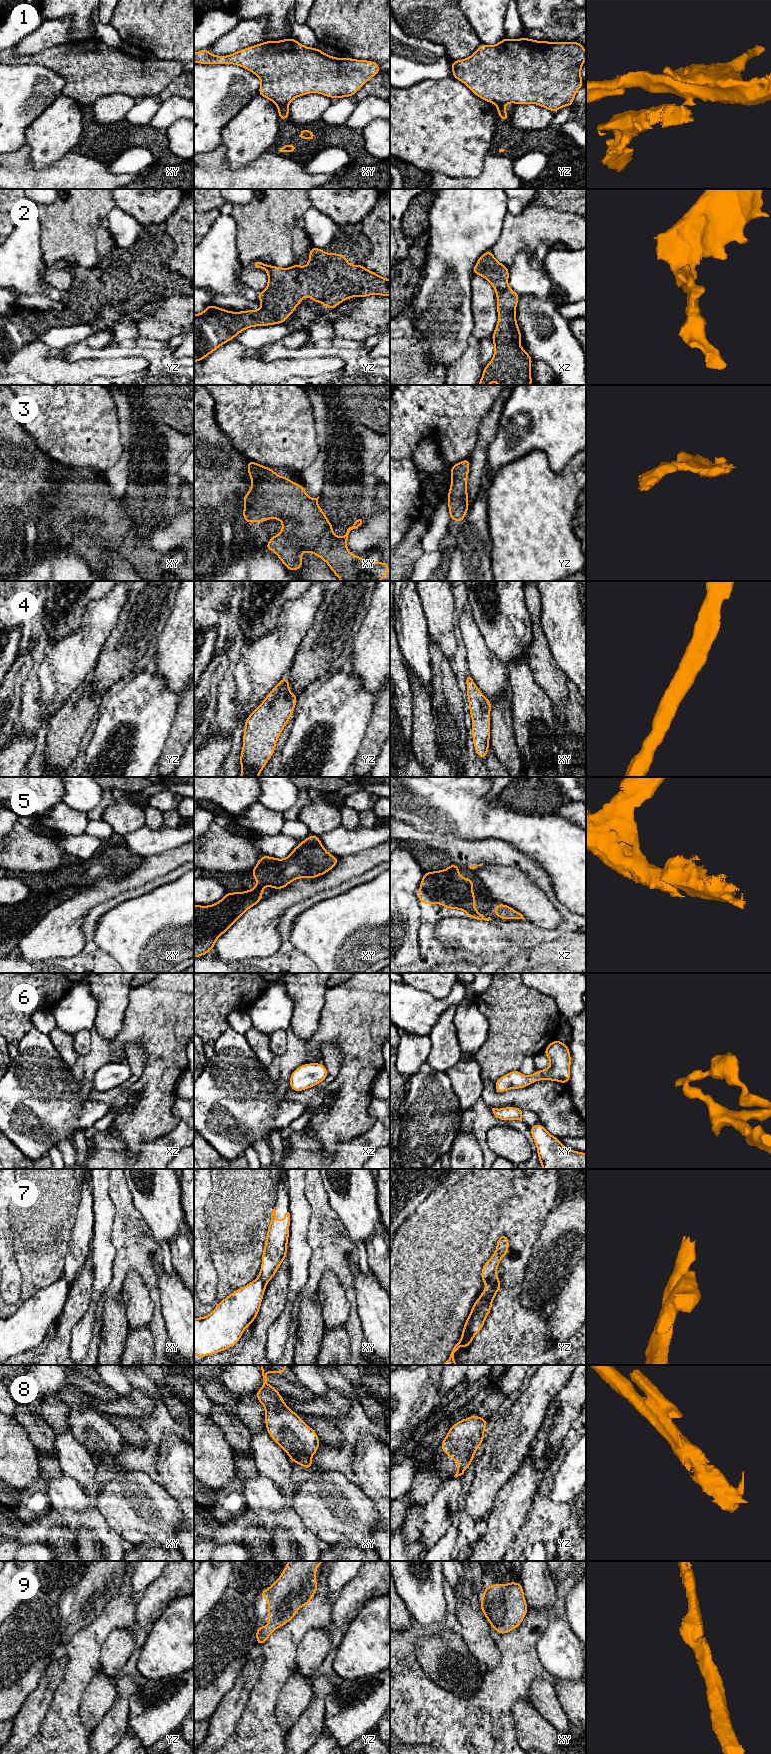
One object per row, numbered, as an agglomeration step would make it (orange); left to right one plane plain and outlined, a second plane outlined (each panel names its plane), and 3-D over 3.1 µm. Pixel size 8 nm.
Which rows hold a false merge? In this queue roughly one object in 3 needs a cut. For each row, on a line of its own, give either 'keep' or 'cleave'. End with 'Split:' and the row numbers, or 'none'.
1: cleave
2: keep
3: keep
4: keep
5: keep
6: keep
7: cleave
8: keep
9: keep
Split: 1, 7

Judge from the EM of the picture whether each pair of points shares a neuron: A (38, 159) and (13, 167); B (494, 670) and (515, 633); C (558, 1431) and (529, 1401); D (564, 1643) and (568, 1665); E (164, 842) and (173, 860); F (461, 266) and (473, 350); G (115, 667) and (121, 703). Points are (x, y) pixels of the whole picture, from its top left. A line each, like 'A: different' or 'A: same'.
A: different
B: different
C: different
D: same
E: different
F: different
G: different

